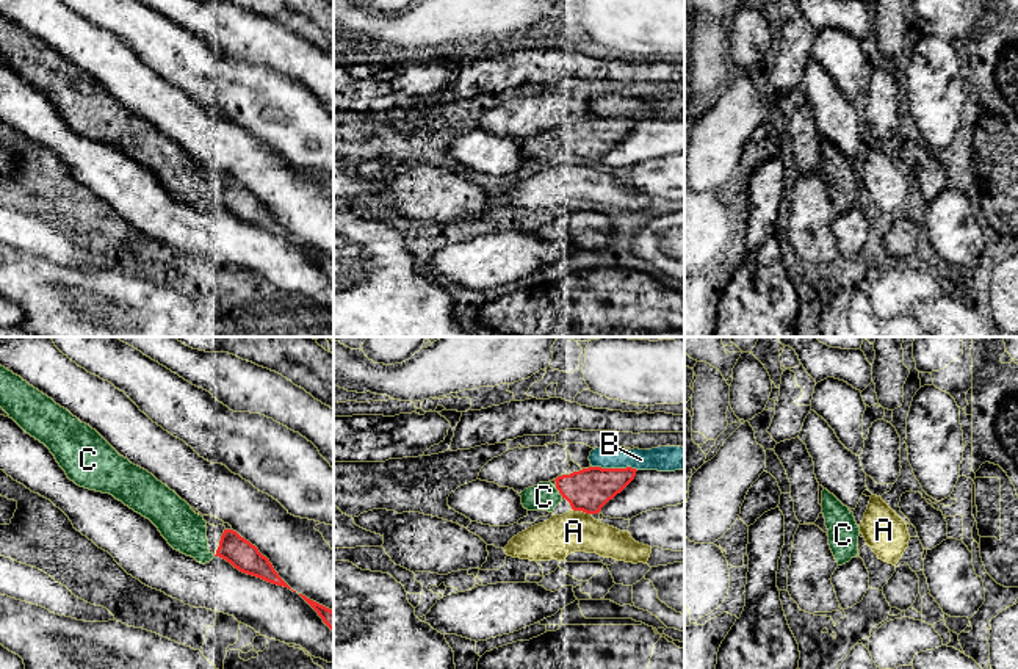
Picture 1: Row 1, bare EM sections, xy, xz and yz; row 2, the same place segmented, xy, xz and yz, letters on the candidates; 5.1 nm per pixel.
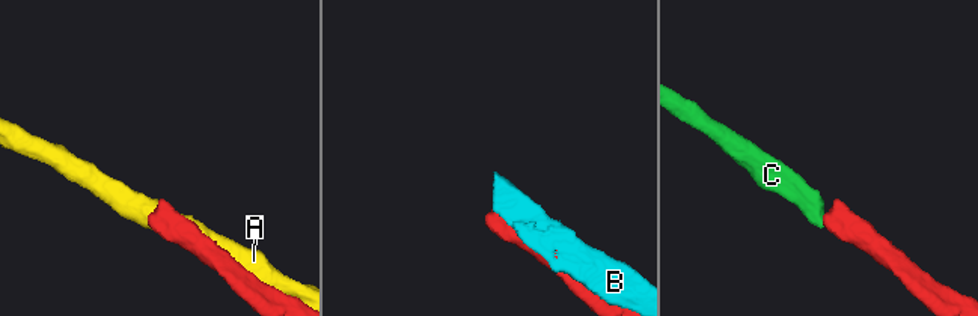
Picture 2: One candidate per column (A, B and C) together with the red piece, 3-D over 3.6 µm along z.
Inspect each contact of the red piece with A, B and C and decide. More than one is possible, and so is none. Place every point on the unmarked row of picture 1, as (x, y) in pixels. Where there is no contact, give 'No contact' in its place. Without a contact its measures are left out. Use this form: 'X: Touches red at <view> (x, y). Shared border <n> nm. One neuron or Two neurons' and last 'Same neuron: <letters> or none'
A: Touches red at xz (581, 159). Shared border 110 nm. Two neurons
B: Touches red at xz (614, 118). Shared border 240 nm. Two neurons
C: Touches red at xz (559, 141). Shared border 70 nm. One neuron
Same neuron: C

